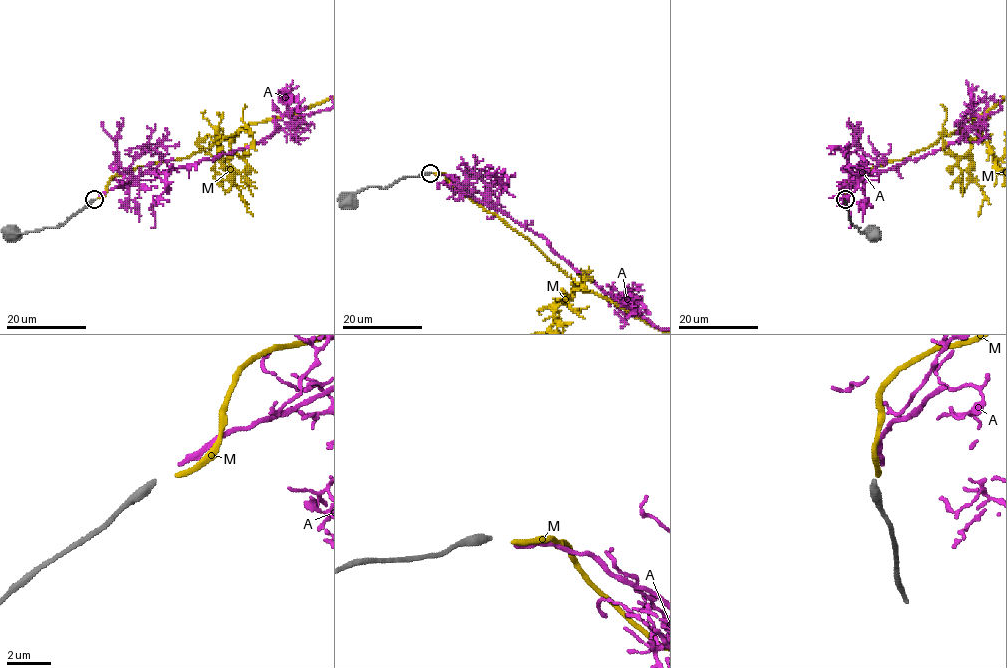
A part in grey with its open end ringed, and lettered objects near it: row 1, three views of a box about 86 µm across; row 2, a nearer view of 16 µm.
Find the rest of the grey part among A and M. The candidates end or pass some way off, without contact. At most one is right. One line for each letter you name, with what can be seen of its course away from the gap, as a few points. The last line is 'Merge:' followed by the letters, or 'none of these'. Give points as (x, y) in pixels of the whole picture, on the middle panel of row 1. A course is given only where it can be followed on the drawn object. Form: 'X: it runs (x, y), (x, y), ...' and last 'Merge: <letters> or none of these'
Merge: none of these

